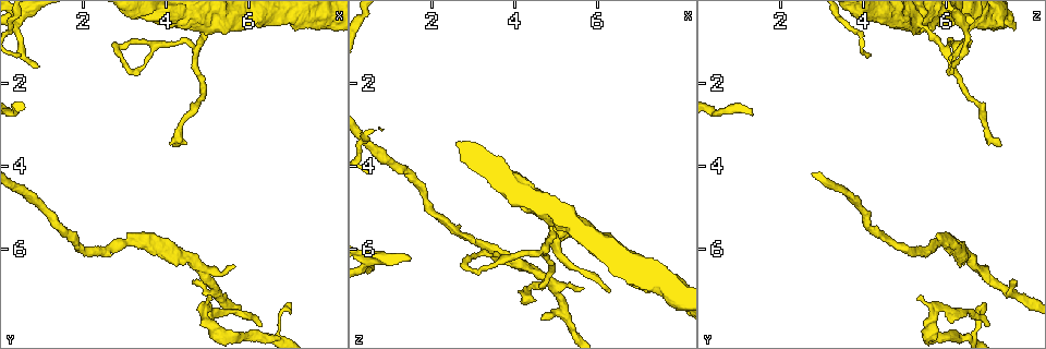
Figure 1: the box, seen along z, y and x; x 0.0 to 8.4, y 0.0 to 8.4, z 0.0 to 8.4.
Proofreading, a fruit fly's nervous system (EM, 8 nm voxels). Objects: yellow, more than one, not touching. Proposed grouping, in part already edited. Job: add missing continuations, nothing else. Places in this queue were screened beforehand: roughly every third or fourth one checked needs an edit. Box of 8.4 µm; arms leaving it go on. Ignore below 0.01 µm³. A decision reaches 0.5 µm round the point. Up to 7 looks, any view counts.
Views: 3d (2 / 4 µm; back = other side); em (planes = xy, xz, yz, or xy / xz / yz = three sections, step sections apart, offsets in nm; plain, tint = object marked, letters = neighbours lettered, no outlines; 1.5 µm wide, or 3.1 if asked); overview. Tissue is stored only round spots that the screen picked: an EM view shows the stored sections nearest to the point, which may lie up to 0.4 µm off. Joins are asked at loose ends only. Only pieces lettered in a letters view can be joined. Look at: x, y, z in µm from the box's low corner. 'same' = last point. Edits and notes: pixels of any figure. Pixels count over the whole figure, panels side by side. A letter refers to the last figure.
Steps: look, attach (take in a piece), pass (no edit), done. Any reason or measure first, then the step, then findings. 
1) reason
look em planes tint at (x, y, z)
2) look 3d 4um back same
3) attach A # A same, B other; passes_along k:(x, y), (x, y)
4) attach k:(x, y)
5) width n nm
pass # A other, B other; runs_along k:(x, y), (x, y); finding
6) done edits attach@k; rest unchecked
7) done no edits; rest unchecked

branch stops here
look em planes plain at (6.20, 7.80, 6.95)

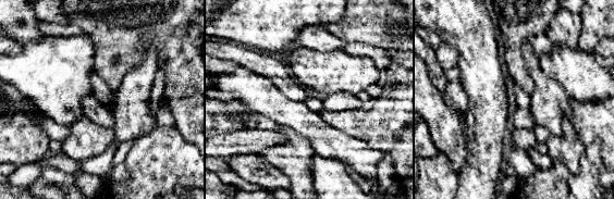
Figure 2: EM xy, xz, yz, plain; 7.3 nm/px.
what lies round it
look em planes letters same

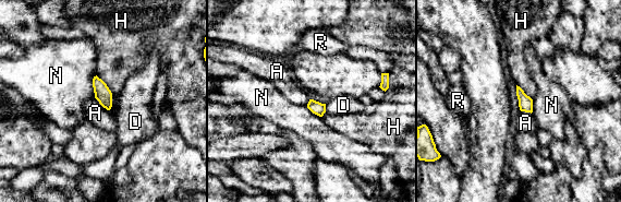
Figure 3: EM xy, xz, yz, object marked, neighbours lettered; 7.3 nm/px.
pass # A other, D other, H other, N other, R other; border 3:(95, 97), (108, 110); no lettered piece goes on from it

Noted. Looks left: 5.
an open end
look 3d 2um at (5.05, 7.20, 5.30)

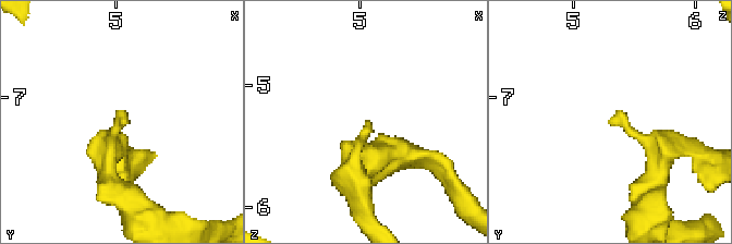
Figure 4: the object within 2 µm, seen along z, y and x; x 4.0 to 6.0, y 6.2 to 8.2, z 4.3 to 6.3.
shape alone is not enough
look em planes letters at (5.08, 7.24, 5.30)

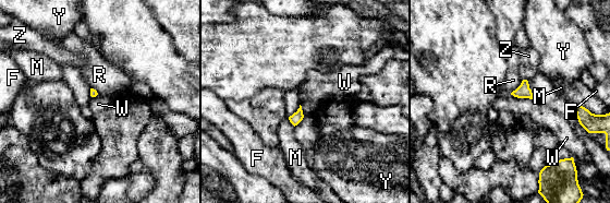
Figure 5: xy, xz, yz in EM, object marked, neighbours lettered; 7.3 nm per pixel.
pass # F other, M other, R other, W other, Y other, Z other; border 5:(510, 94), (532, 99); none of them fits

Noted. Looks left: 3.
thin end
look em planes letters at (4.30, 3.55, 7.35)

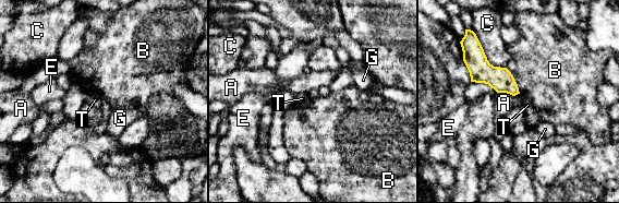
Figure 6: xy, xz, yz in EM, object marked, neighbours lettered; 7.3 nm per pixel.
width 130 nm
pass # A other, B other, C other, E other, G other, T other; border 6:(505, 67), (512, 75), (520, 93); none of them fits

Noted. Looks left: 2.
done no edits; rest unchecked

